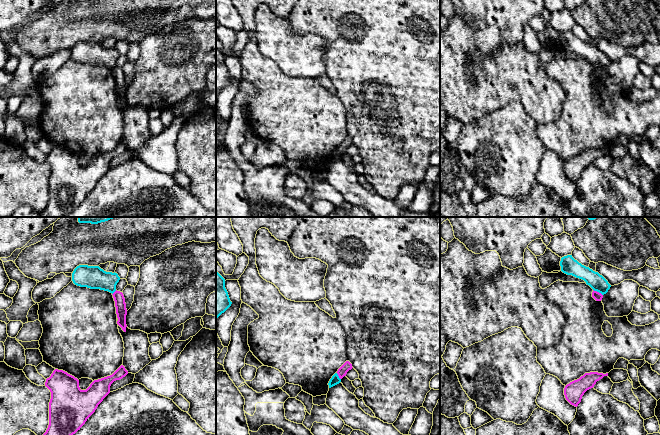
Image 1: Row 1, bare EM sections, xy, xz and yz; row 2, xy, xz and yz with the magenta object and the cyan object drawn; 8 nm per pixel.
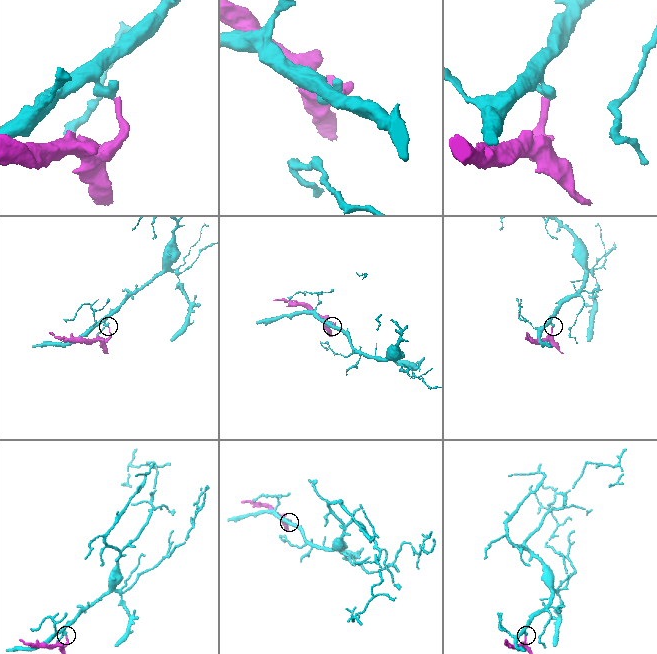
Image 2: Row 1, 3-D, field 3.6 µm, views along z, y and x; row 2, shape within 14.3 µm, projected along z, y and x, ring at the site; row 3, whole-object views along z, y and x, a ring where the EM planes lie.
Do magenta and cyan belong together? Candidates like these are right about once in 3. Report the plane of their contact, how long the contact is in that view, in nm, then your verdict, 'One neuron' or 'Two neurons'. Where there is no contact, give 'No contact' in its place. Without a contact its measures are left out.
Touches magenta in yz. Shared border 90 nm. Two neurons

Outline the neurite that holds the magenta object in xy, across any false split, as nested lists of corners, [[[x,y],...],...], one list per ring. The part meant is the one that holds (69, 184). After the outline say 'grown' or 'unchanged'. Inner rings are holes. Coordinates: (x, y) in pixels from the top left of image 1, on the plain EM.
[[[121,141],[112,151],[94,156],[86,166],[81,166],[77,154],[55,145],[45,158],[51,168],[49,201],[40,217],[63,217],[75,210],[110,169],[111,160],[127,150]]] | unchanged

